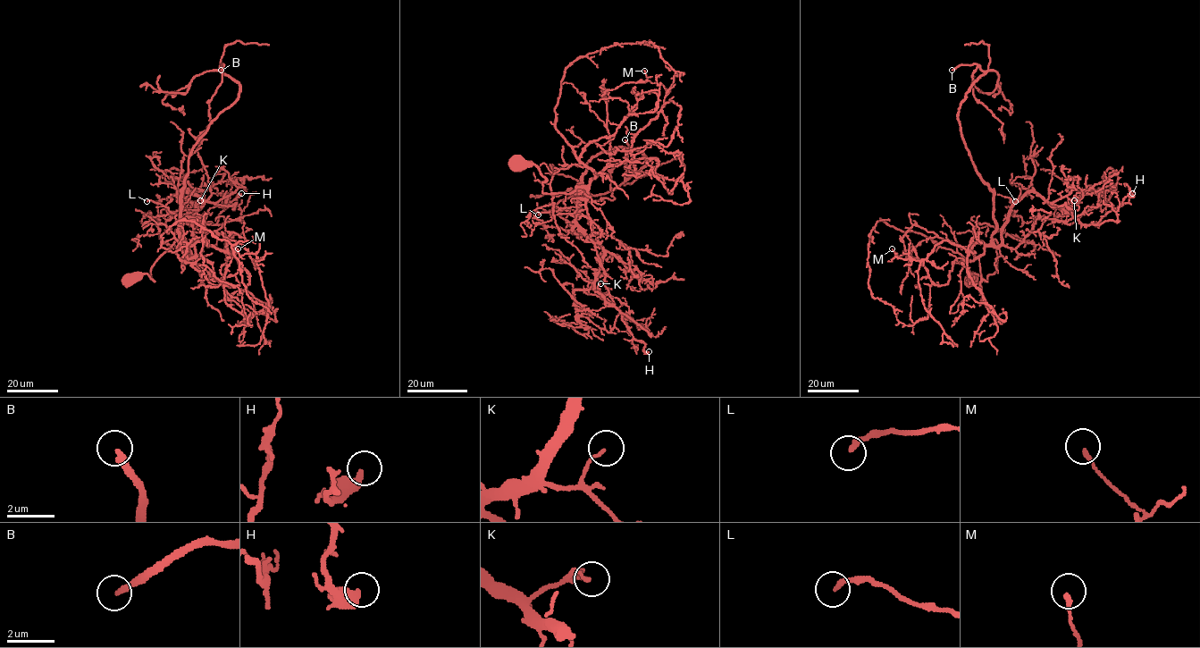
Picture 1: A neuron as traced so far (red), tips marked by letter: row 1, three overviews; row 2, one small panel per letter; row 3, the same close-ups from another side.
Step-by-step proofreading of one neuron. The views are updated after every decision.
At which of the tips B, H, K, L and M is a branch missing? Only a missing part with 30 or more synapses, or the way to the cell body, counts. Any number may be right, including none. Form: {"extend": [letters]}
{"extend": ["B"]}

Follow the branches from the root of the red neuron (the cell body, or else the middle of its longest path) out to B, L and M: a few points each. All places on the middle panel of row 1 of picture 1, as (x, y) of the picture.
B: (519, 164), (538, 169), (543, 193), (570, 193), (599, 154), (638, 149), (640, 170), (625, 177), (625, 139)
L: (519, 164), (538, 169), (546, 179), (543, 193), (583, 189), (586, 193), (575, 206), (538, 214)
M: (519, 164), (538, 169), (543, 193), (570, 193), (630, 161), (633, 139), (667, 94), (644, 71)

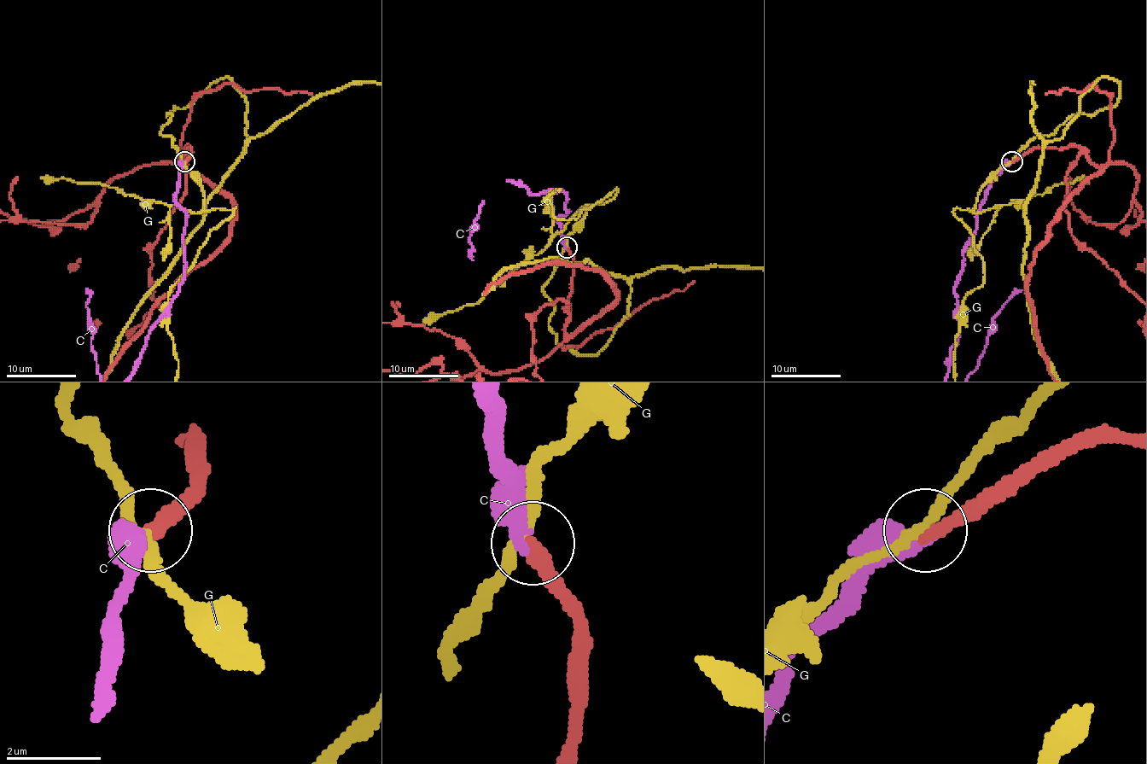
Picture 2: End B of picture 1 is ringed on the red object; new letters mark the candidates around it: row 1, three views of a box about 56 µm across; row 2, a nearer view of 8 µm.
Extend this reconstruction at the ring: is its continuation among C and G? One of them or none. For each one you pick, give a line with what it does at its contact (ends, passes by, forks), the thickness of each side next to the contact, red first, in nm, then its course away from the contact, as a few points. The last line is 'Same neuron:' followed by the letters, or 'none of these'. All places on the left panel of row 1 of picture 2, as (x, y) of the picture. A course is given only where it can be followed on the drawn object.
C: it ends; calibres 320 and 360 nm
Same neuron: C

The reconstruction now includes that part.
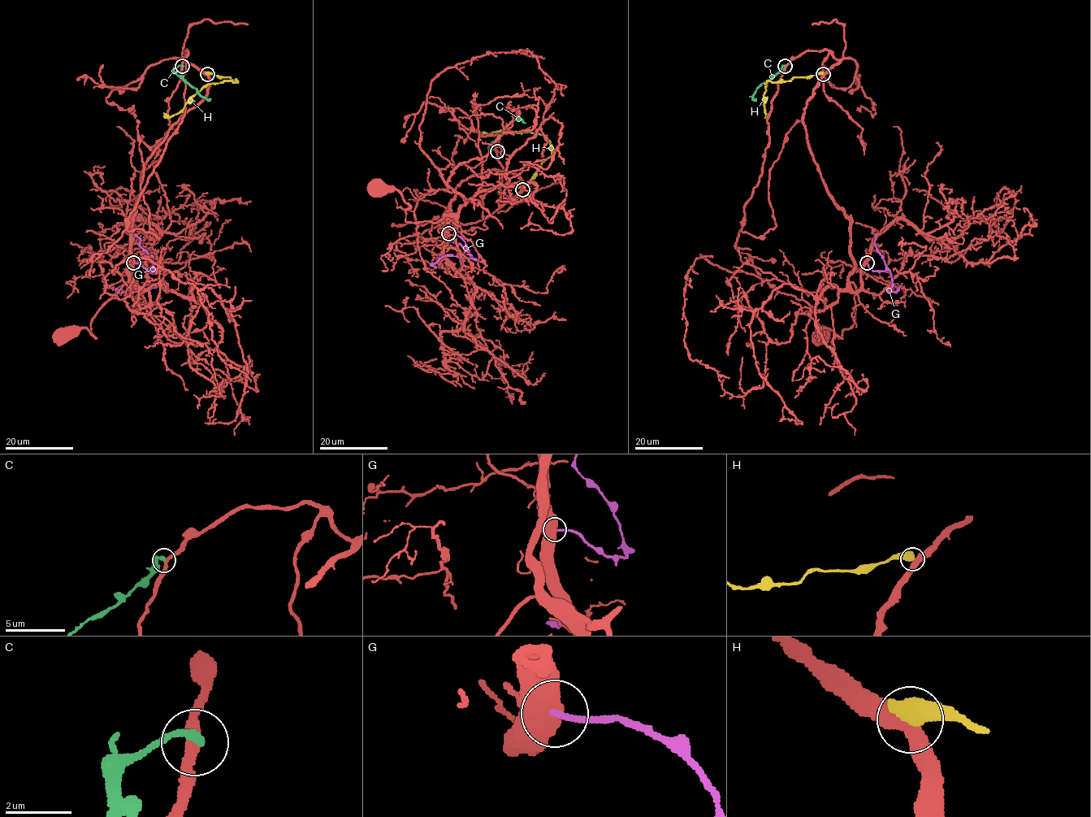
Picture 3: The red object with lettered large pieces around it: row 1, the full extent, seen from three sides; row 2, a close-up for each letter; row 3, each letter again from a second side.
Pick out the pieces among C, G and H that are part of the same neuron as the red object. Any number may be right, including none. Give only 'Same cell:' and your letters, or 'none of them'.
Same cell: none of them

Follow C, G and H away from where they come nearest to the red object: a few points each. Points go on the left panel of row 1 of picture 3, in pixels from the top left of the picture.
C: (183, 66), (176, 67), (175, 72), (201, 95), (210, 99)
G: (134, 262), (147, 270), (156, 269), (160, 283), (150, 288), (120, 293), (118, 288), (121, 285)
H: (207, 74), (229, 76), (237, 82), (205, 84), (183, 109), (171, 116), (163, 113)

